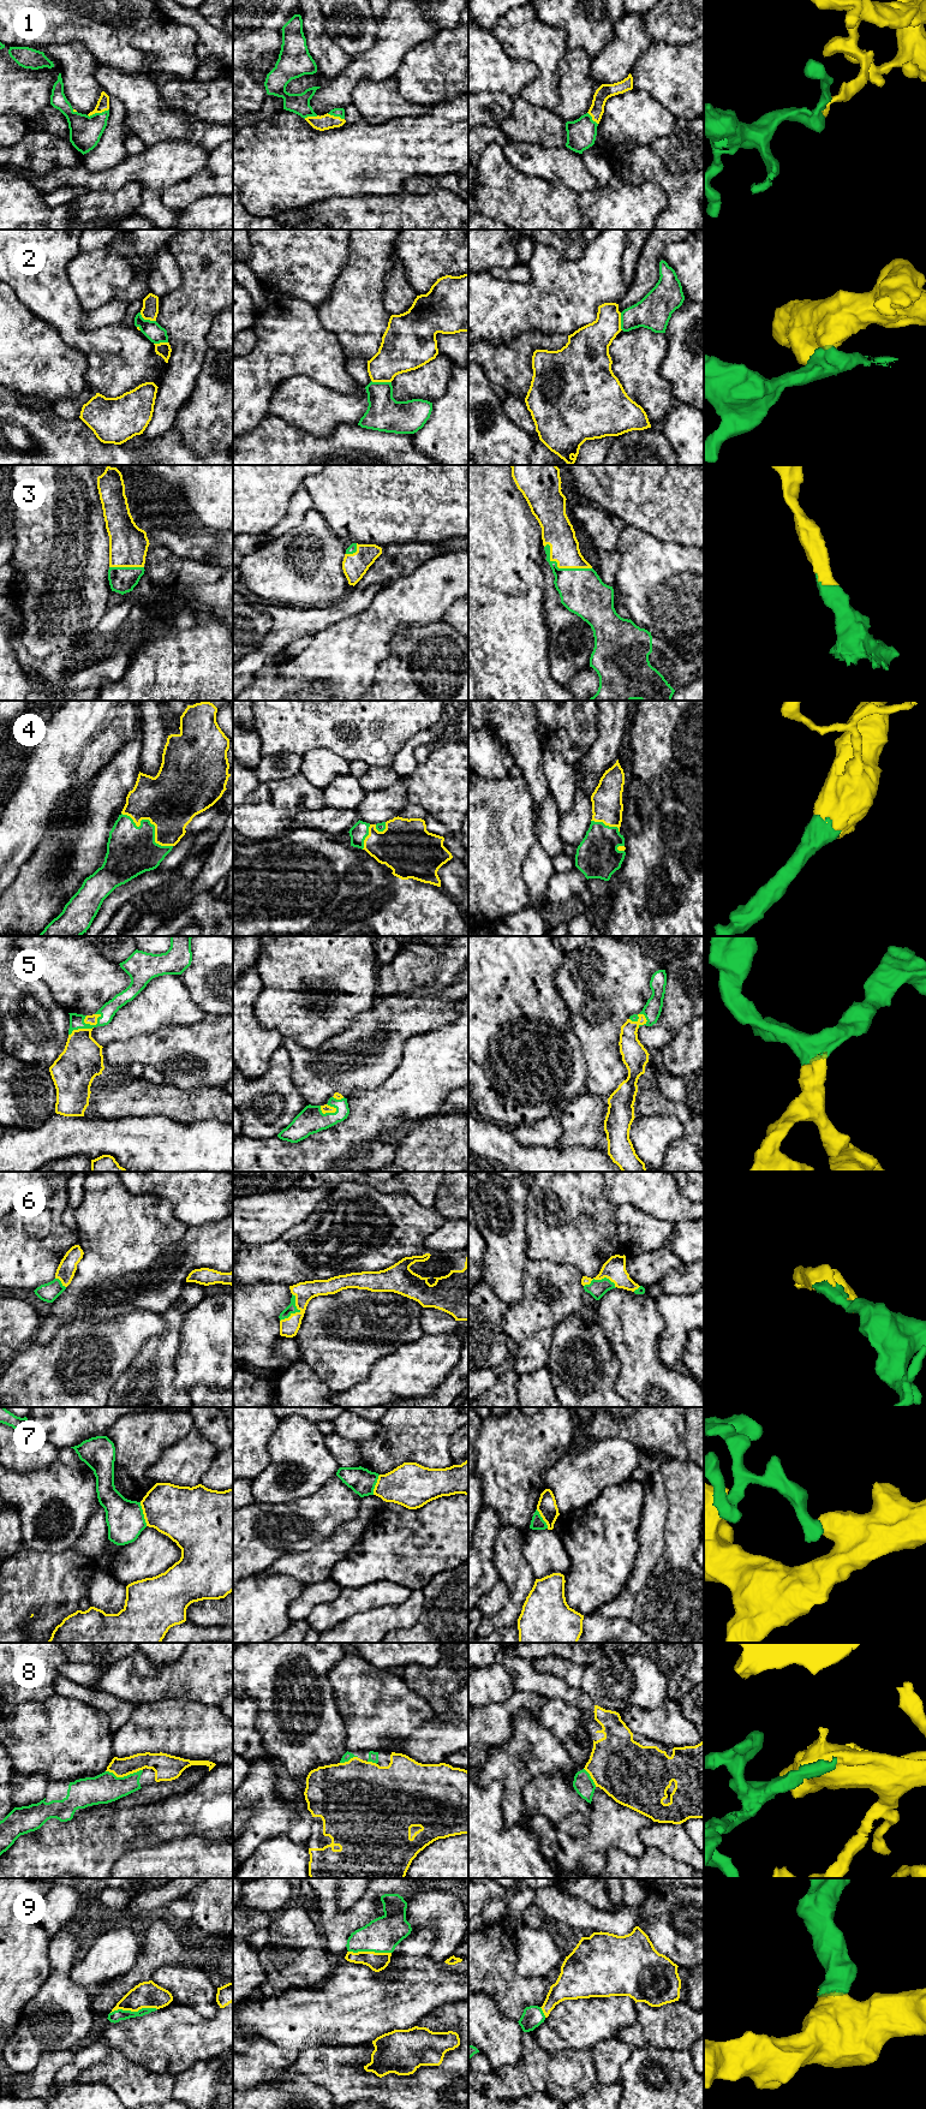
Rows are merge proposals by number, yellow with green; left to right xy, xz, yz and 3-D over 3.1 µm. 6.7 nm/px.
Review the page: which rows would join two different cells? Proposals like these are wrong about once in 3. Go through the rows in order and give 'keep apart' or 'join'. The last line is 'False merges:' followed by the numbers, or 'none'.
1: join
2: keep apart
3: join
4: join
5: join
6: join
7: keep apart
8: join
9: join
False merges: 2, 7

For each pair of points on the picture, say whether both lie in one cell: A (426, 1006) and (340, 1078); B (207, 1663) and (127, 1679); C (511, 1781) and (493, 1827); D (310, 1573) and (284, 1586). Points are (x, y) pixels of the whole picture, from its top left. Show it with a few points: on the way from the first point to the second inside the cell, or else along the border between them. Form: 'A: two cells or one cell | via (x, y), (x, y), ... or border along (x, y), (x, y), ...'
A: one cell | via (405, 1026), (375, 1056), (366, 1056), (362, 1060)
B: one cell | via (187, 1679), (147, 1679)
C: two cells | border along (481, 1786), (497, 1781), (505, 1822), (520, 1824)
D: two cells | border along (268, 1576), (285, 1574), (293, 1577), (303, 1586)

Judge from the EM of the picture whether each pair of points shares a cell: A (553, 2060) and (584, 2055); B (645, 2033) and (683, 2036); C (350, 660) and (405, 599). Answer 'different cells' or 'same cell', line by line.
A: same cell
B: same cell
C: same cell

